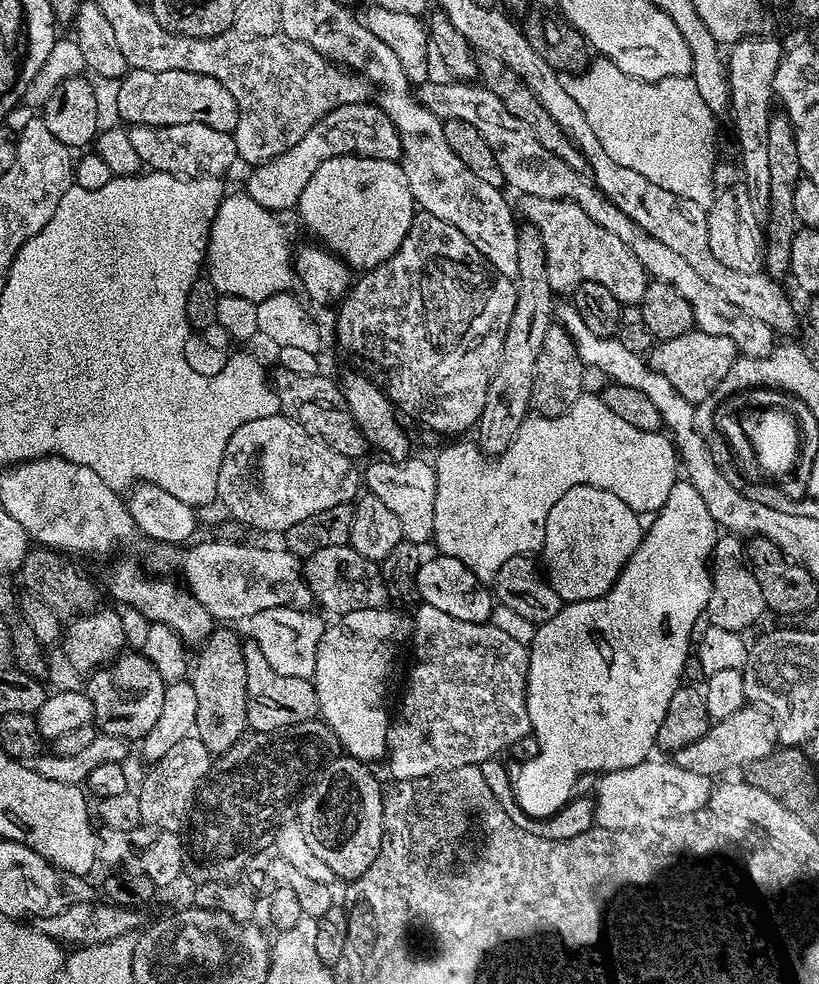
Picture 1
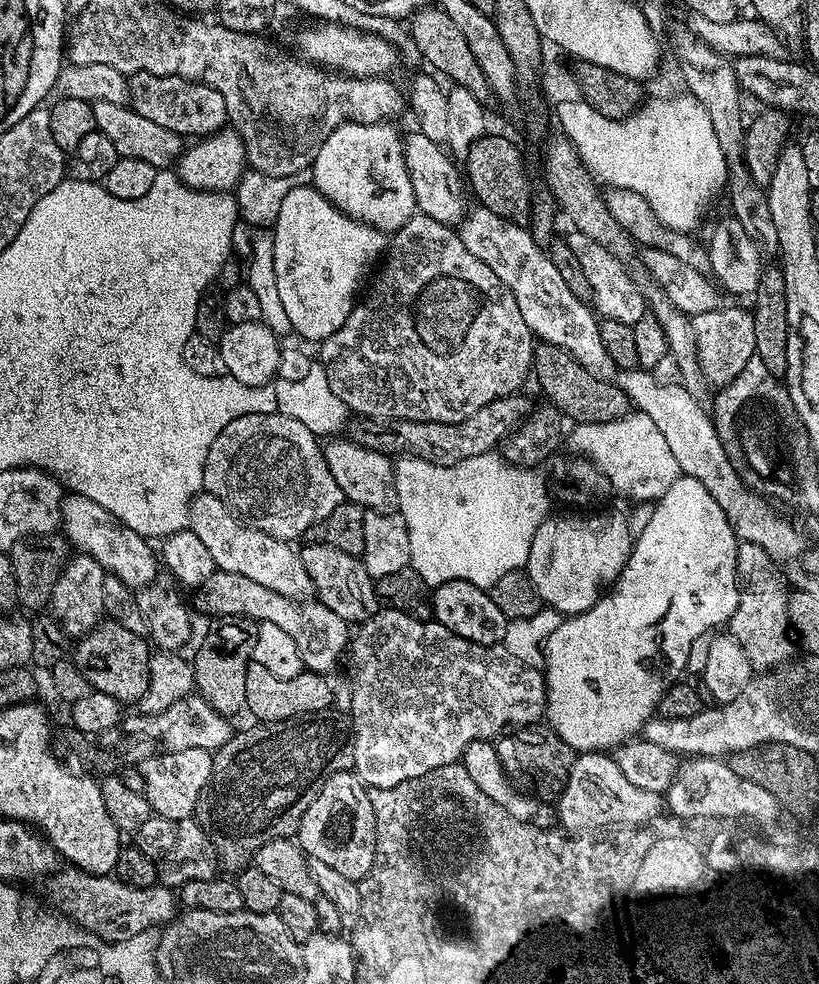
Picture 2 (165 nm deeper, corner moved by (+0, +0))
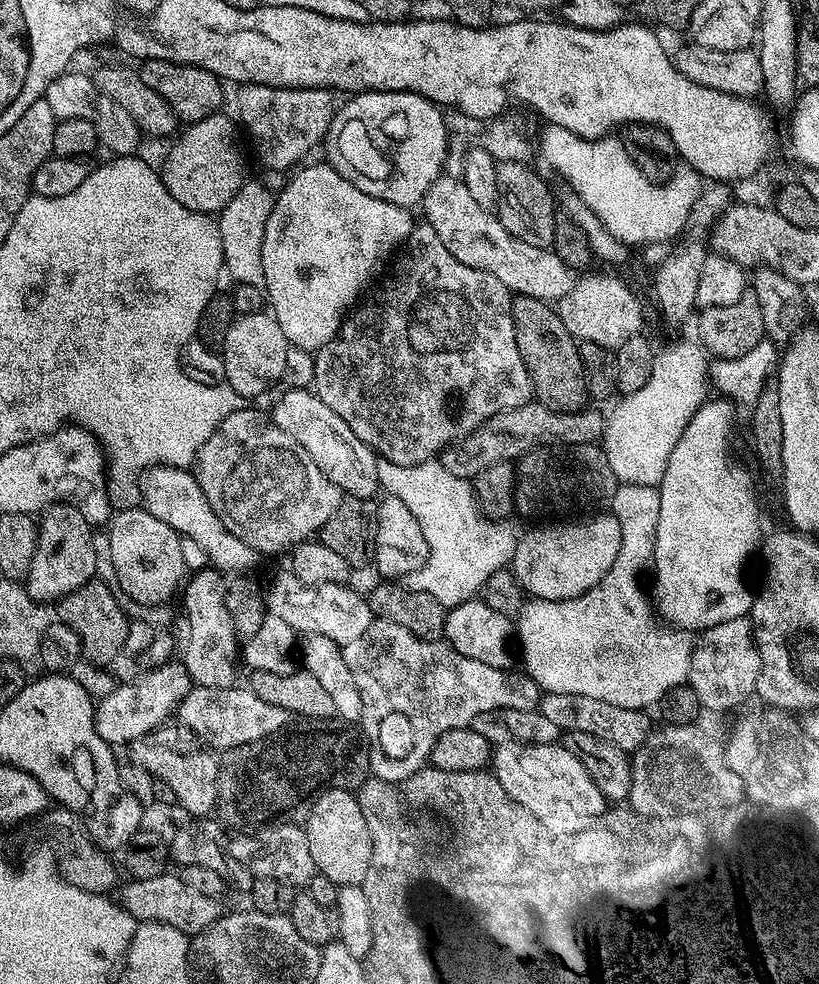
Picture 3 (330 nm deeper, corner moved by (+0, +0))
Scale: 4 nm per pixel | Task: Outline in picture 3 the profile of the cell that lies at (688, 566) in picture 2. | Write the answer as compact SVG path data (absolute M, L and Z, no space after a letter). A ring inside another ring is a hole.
M709 398L690 418L686 430L682 430L682 438L678 438L678 446L670 454L670 462L666 462L666 474L659 482L660 501L662 510L658 510L658 534L652 547L652 559L654 561L654 572L656 568L656 596L654 592L654 608L661 620L678 628L685 630L703 630L718 626L718 622L730 622L730 618L748 616L752 610L754 599L753 589L748 589L744 581L744 571L748 568L748 559L757 555L762 544L762 531L760 532L760 508L756 505L756 492L752 489L752 480L744 468L739 468L732 461L732 452L728 449L728 439L732 436L732 427L736 424L736 412L733 401L727 398Z

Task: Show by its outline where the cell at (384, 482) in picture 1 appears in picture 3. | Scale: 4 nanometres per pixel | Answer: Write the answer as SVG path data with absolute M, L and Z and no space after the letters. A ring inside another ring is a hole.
M287 389L278 397L276 405L270 411L272 423L298 441L310 458L313 458L318 470L340 488L341 493L357 496L363 500L375 497L381 491L378 482L379 456L372 448L350 429L330 406L322 402L320 396L309 389Z

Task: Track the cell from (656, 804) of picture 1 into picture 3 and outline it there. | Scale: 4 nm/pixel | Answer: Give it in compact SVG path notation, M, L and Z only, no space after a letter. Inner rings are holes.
M563 743L504 744L493 751L490 771L502 786L502 790L506 790L508 797L515 804L521 804L529 814L538 818L538 822L542 822L542 826L546 826L546 830L551 832L557 832L563 836L573 836L575 832L593 827L599 821L596 819L600 815L600 819L605 815L606 801L602 790L598 790L598 786L594 786L594 778L590 778L590 774L586 774L582 762L578 762L578 758L574 758L574 754L570 754L570 750L566 750Z

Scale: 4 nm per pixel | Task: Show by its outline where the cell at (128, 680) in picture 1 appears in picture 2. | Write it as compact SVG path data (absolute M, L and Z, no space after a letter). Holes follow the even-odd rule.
M105 619L79 637L74 644L74 659L82 678L90 682L92 691L110 694L110 698L121 702L139 701L148 685L148 657L150 644L144 636L118 626L118 622Z

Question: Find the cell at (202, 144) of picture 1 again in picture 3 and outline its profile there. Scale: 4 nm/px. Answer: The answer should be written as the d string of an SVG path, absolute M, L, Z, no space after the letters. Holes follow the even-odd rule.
M75 70L63 72L58 78L54 78L54 82L50 82L42 98L50 102L50 110L54 110L57 121L86 118L86 122L94 126L97 141L103 147L105 144L112 151L109 153L113 157L133 155L137 151L136 147L139 146L140 140L142 141L140 127L136 125L134 118L130 118L130 114L126 114L126 110L122 110L118 102L113 102L112 99L106 98L106 94L102 94L102 90L94 86L91 75L83 76Z

